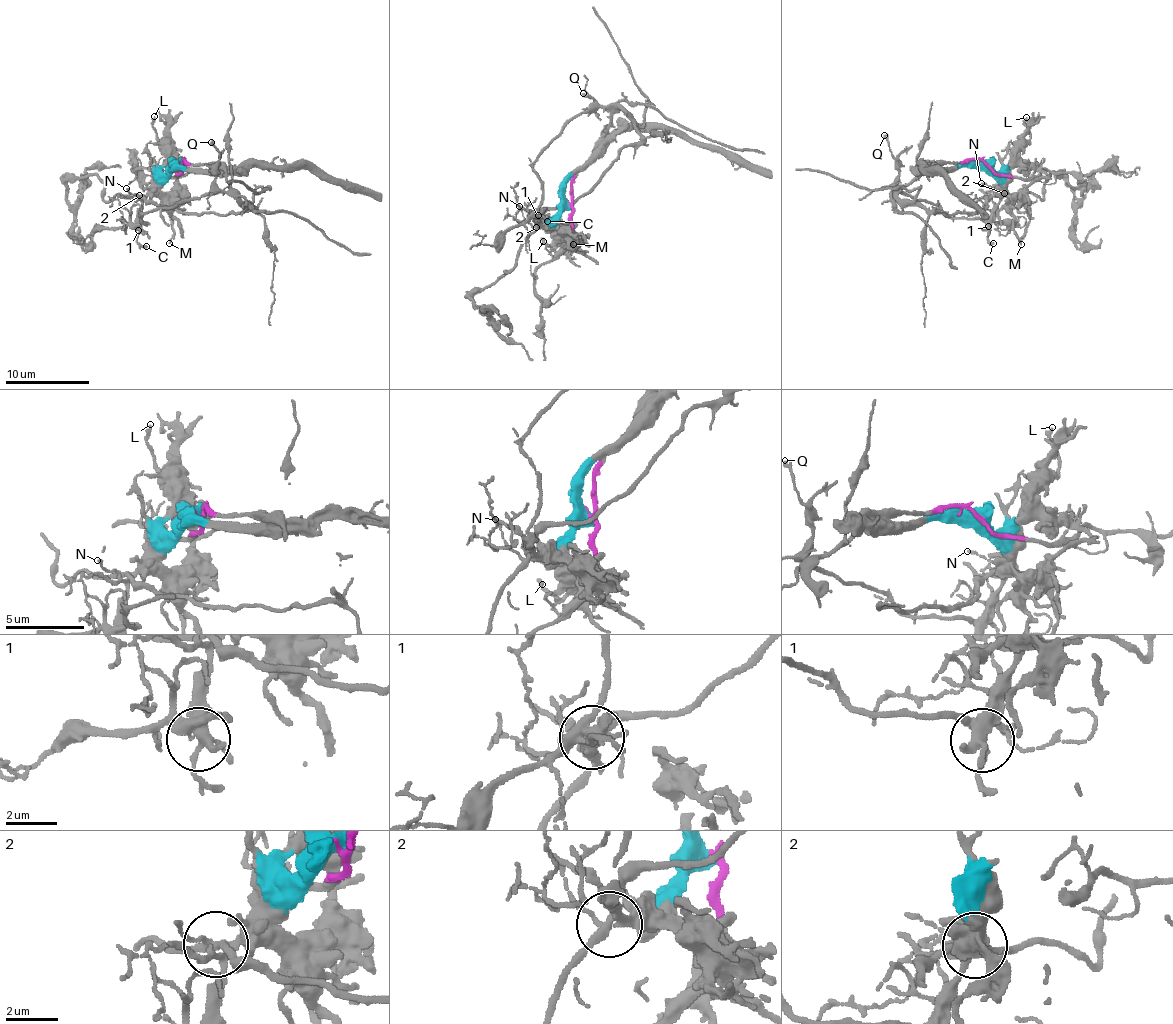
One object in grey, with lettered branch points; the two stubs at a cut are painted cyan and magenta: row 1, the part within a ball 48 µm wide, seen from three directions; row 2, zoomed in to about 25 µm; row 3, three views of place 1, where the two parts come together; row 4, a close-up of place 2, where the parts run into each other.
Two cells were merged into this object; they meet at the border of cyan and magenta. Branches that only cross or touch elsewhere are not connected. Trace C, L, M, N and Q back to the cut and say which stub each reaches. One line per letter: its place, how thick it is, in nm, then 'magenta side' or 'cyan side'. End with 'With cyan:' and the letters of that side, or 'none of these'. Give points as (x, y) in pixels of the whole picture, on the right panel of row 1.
C: (993, 243) | 200 nm | cyan side
L: (1026, 117) | 200 nm | cyan side
M: (1021, 244) | 160 nm | cyan side
N: (981, 183) | 150 nm | cyan side
Q: (884, 135) | 200 nm | magenta side
With cyan: C, L, M, N

